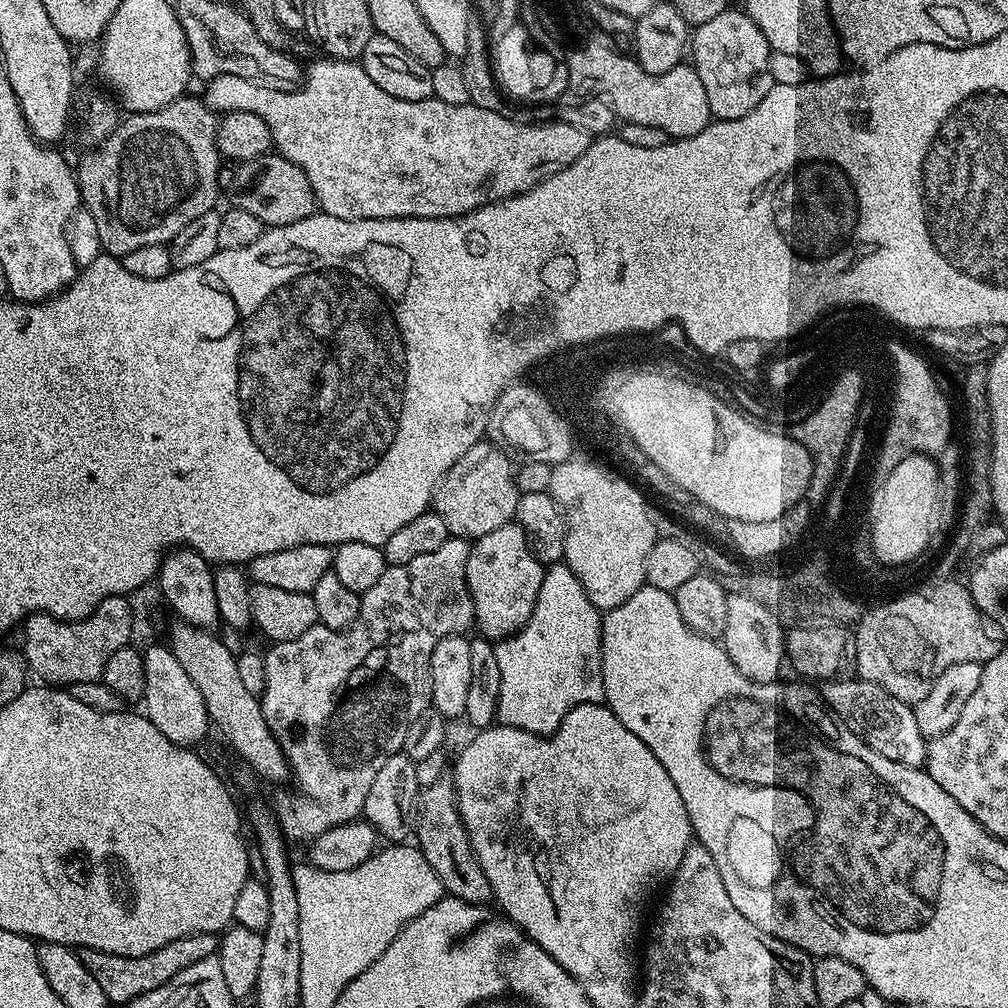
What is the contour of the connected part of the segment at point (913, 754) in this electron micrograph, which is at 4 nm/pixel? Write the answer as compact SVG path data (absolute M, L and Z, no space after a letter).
M861 678L825 680L819 685L818 695L828 711L855 736L862 738L862 742L866 742L870 750L878 750L882 758L890 758L902 766L925 767L928 740L922 730L918 730L918 718L913 705L899 701L889 690Z

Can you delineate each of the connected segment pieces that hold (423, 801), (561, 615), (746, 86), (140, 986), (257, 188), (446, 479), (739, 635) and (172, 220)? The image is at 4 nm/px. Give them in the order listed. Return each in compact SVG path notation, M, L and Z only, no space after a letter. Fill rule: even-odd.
M445 774L438 778L438 782L434 782L434 786L419 789L414 804L414 840L426 862L430 862L430 870L434 870L448 896L471 904L488 906L493 903L490 882L470 846L466 826L460 817L456 782L451 775Z
M567 564L551 565L542 578L534 614L515 636L505 636L496 644L500 689L496 718L511 728L521 728L539 736L551 736L558 730L562 718L579 704L598 704L604 700L604 675L600 657L600 625L602 612L590 602L582 582L574 578Z
M736 6L727 8L722 14L710 18L710 22L695 25L690 36L690 60L698 78L702 78L702 87L706 90L706 102L710 102L710 110L717 120L733 120L750 114L750 110L754 110L754 106L758 106L758 102L762 102L762 98L770 94L773 86L766 34L758 30L758 26L748 17L747 11L740 9L739 12L738 8Z
M199 932L190 934L186 938L174 938L174 942L166 942L158 950L141 956L123 956L122 954L106 954L102 950L93 948L81 948L78 955L80 964L86 966L86 970L102 986L102 994L106 994L109 1005L131 1005L142 994L150 994L150 990L158 990L158 986L166 986L174 974L182 974L186 966L194 966L194 962L202 962L202 958L210 958L217 955L218 936L214 932Z
M279 154L259 156L237 163L233 168L236 169L232 177L226 180L226 196L232 199L231 207L247 210L268 228L290 226L290 222L317 215L318 205L310 178L306 178L306 174L286 157Z
M482 439L444 473L430 508L446 522L449 537L463 536L471 542L490 534L490 530L498 530L498 526L513 523L521 491L516 485L516 468L511 459L505 449Z
M743 594L729 595L726 606L726 626L722 643L730 662L746 674L755 684L771 684L777 679L780 667L786 664L786 628L779 618L775 617L753 597Z
M185 94L162 110L125 115L104 143L89 151L92 153L81 162L80 168L78 164L74 175L80 185L80 198L96 223L96 236L107 255L122 258L130 250L138 250L138 246L169 245L178 230L217 207L216 199L222 196L217 123L217 113L211 112L203 99L195 100L192 94Z

